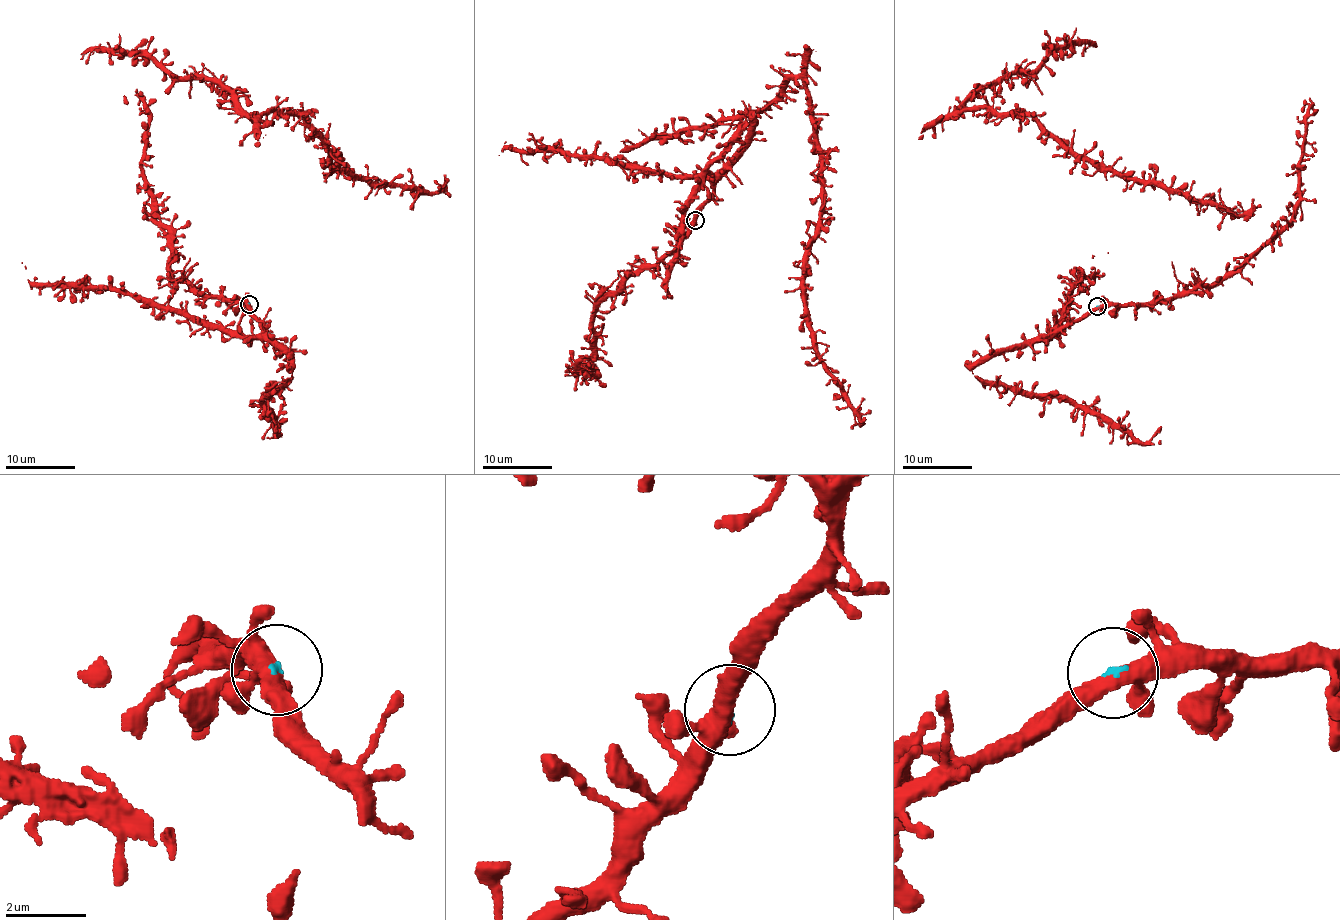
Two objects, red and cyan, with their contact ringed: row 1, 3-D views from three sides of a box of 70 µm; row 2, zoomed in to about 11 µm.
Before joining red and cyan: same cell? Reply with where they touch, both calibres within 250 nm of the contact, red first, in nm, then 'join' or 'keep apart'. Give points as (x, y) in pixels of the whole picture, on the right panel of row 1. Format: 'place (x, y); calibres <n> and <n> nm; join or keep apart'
place (1097, 306); calibres 380 and 80 nm; keep apart

